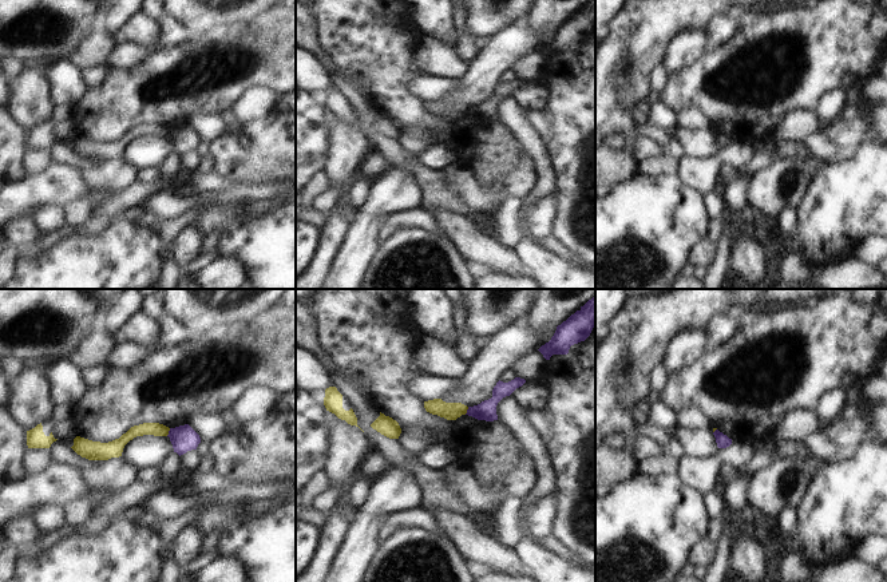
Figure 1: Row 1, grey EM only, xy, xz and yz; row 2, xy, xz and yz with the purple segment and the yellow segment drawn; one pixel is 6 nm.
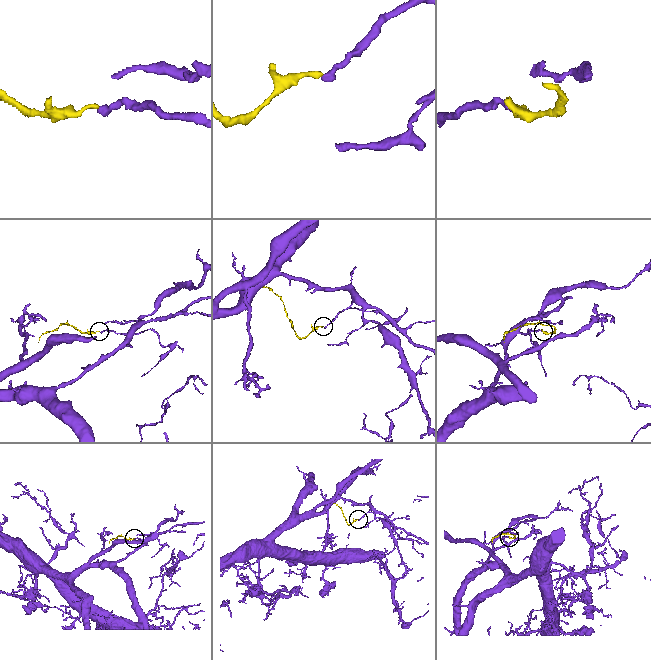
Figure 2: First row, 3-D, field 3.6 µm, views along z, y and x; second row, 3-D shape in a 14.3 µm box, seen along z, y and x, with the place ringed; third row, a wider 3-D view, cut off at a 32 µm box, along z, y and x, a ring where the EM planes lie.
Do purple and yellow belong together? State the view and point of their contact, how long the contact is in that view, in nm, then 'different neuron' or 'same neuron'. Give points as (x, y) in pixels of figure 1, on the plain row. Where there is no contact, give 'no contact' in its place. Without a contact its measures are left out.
xy (169, 133) | 50 nm | different neuron

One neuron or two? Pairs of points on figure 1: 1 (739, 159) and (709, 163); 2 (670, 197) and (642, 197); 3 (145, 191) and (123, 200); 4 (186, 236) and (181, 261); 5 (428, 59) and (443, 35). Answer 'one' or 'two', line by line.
1: one
2: one
3: one
4: one
5: two

